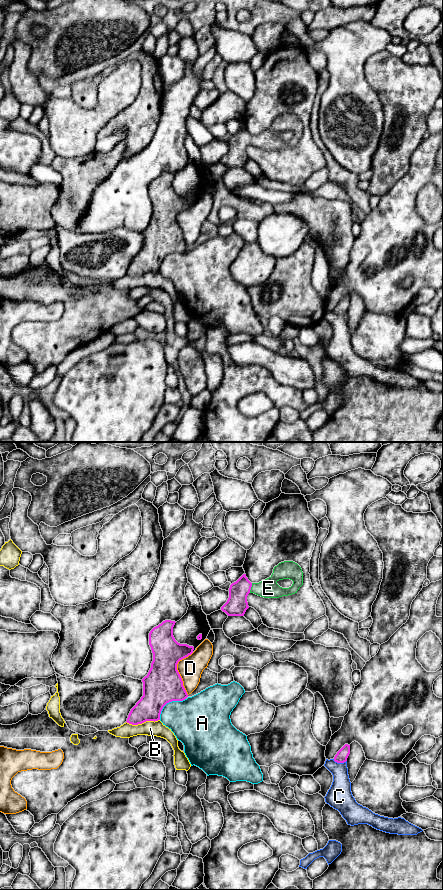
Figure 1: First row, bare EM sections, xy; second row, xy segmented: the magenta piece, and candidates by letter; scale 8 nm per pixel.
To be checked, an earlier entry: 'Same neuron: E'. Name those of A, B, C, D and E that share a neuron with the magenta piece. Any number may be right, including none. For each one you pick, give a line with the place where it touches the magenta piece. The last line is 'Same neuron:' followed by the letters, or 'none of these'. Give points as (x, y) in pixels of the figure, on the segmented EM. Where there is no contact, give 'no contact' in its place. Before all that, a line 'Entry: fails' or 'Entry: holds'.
Entry: holds
E: xy (250, 588)
Same neuron: E

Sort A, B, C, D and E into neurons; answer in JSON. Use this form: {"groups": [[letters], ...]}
{"groups": [["A"], ["B"], ["C"], ["D"], ["E"]]}

